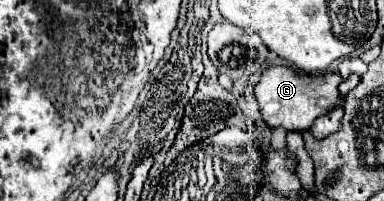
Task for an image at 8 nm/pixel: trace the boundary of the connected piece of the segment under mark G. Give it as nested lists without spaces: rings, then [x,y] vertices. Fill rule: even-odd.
[[[271,66],[267,68],[259,82],[255,84],[255,100],[259,104],[261,116],[269,128],[285,128],[285,130],[309,130],[317,116],[327,114],[337,104],[341,104],[339,84],[343,82],[341,74],[325,72],[325,74],[305,74],[293,70],[289,66]]]

